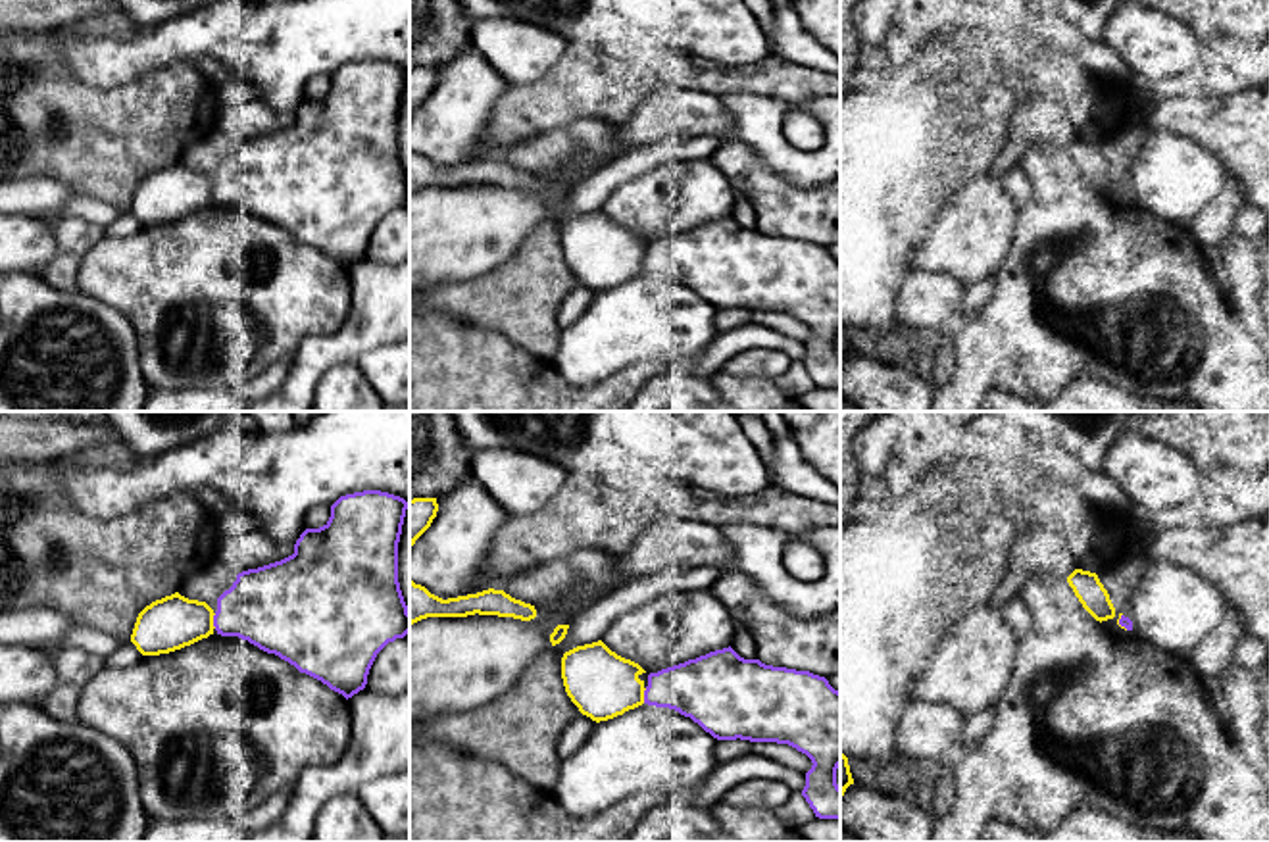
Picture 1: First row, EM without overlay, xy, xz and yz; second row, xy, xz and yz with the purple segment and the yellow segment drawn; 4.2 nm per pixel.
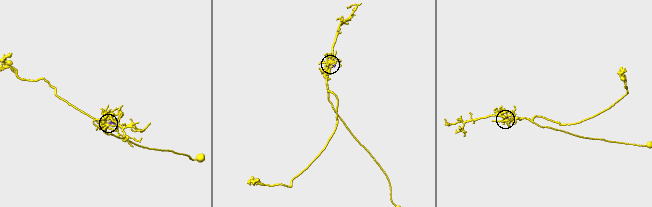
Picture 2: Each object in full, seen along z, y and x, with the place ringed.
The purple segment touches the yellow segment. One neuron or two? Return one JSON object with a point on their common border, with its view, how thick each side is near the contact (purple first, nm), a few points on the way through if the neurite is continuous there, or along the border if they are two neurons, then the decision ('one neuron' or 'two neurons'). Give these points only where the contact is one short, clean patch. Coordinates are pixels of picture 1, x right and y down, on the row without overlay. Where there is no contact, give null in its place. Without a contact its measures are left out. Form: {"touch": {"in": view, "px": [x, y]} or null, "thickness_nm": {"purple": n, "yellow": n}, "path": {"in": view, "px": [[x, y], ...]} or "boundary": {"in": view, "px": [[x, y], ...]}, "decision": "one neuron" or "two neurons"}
{"touch": {"in": "xy", "px": [214, 191]}, "thickness_nm": {"purple": 340, "yellow": 220}, "decision": "two neurons"}

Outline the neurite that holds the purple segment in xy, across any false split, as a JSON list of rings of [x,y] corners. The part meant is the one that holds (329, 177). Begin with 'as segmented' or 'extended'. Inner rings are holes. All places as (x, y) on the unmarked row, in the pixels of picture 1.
extended; [[[381,60],[340,65],[323,96],[300,104],[292,125],[242,142],[217,127],[190,142],[177,161],[217,173],[217,204],[248,210],[348,269],[365,258],[377,223],[410,202],[398,152],[398,111],[408,77],[404,67]]]

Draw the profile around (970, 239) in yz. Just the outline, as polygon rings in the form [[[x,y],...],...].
[[[990,171],[965,183],[915,252],[915,267],[950,273],[963,286],[998,273],[1015,235],[1019,206]]]

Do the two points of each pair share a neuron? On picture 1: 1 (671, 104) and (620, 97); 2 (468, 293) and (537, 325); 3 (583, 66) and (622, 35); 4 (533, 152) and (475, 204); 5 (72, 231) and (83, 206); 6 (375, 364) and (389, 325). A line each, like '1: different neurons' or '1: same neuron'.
1: different neurons
2: same neuron
3: different neurons
4: different neurons
5: different neurons
6: different neurons

